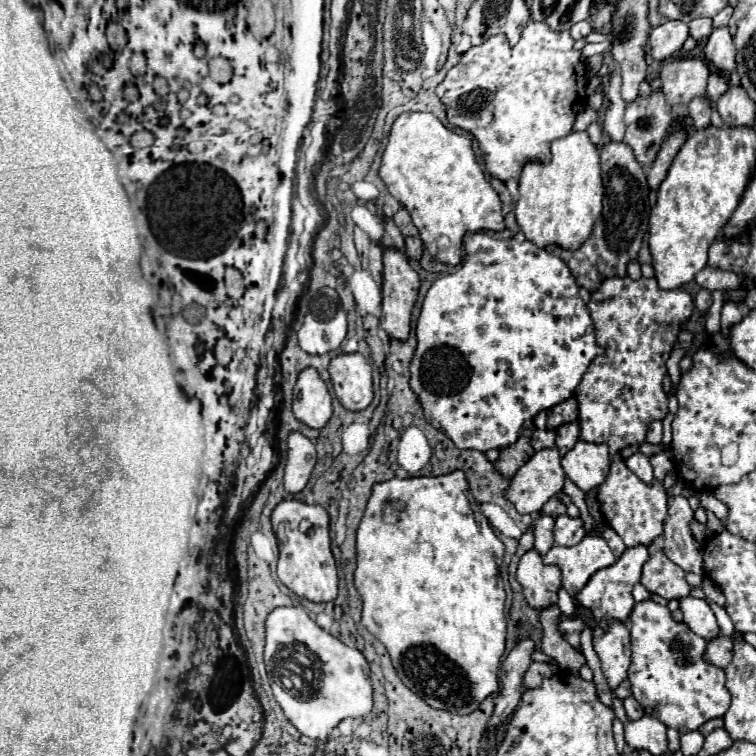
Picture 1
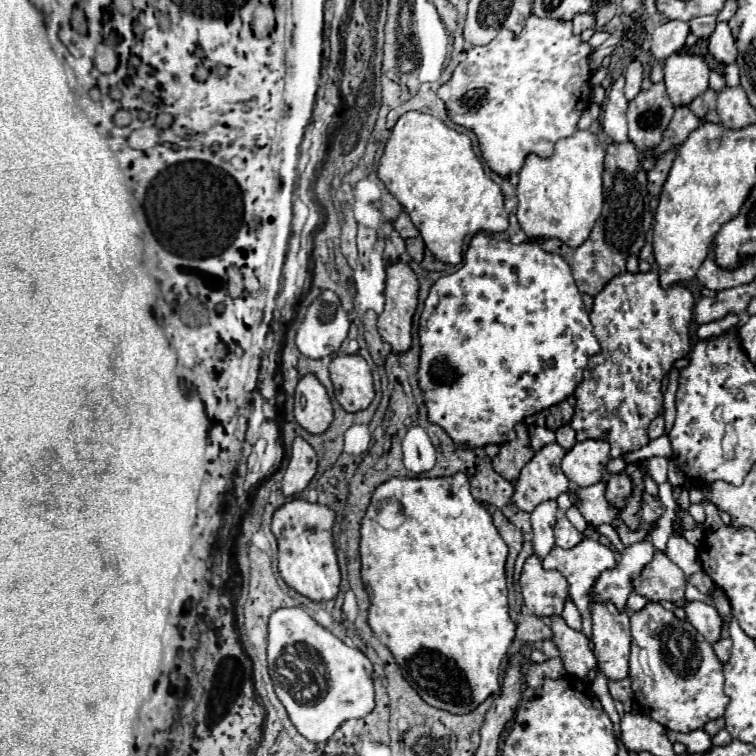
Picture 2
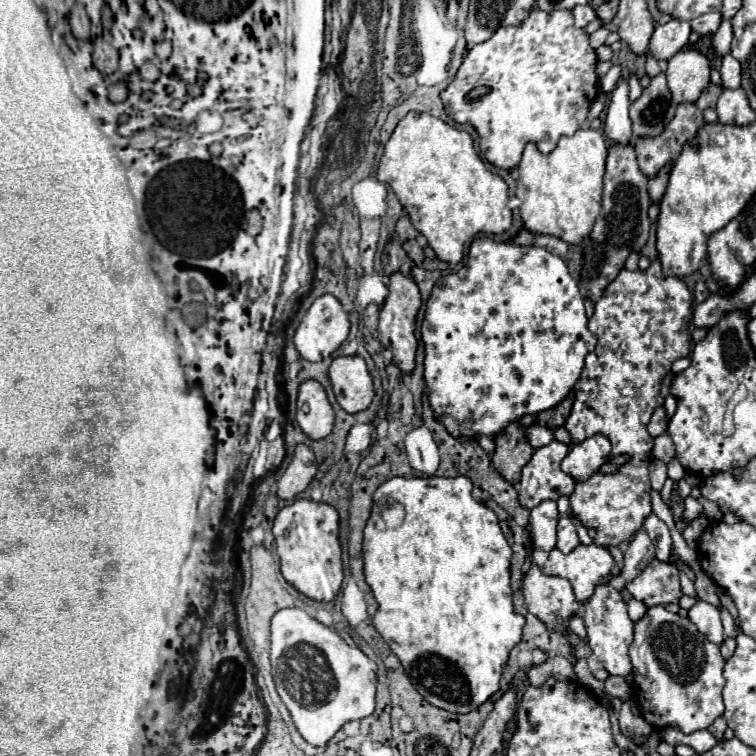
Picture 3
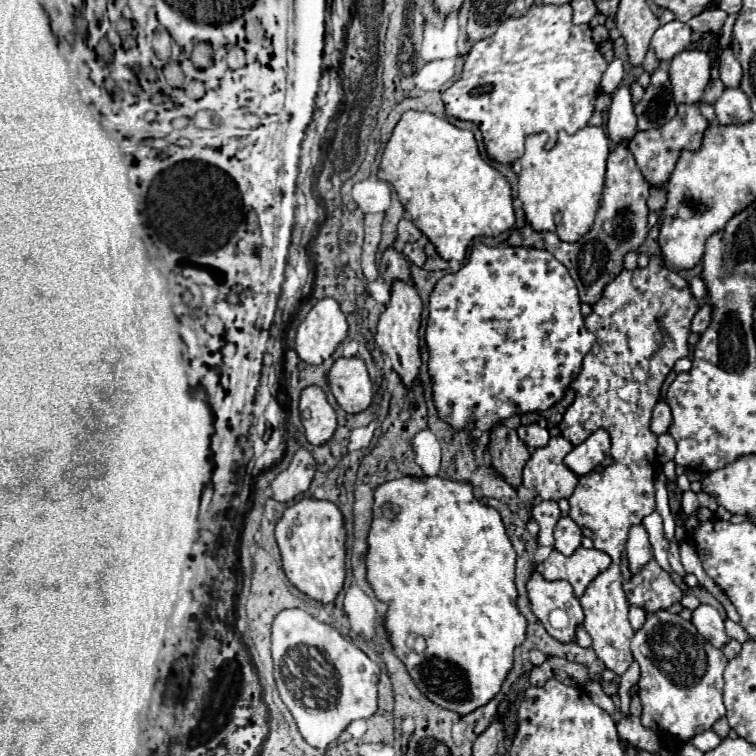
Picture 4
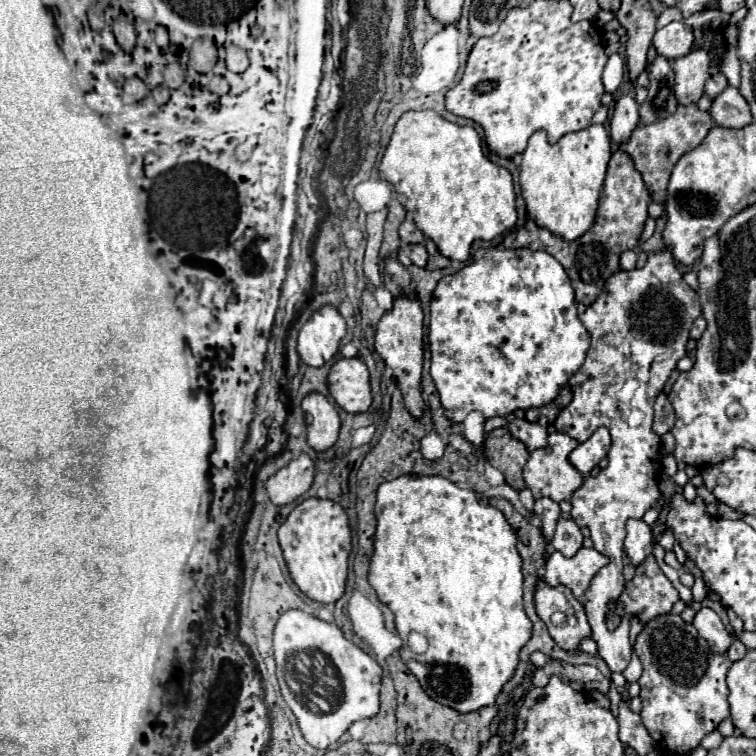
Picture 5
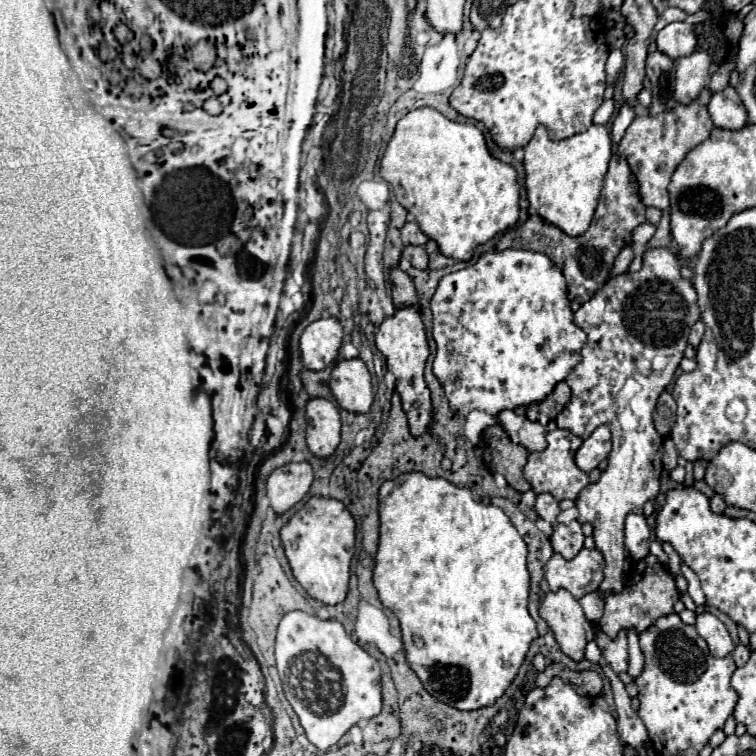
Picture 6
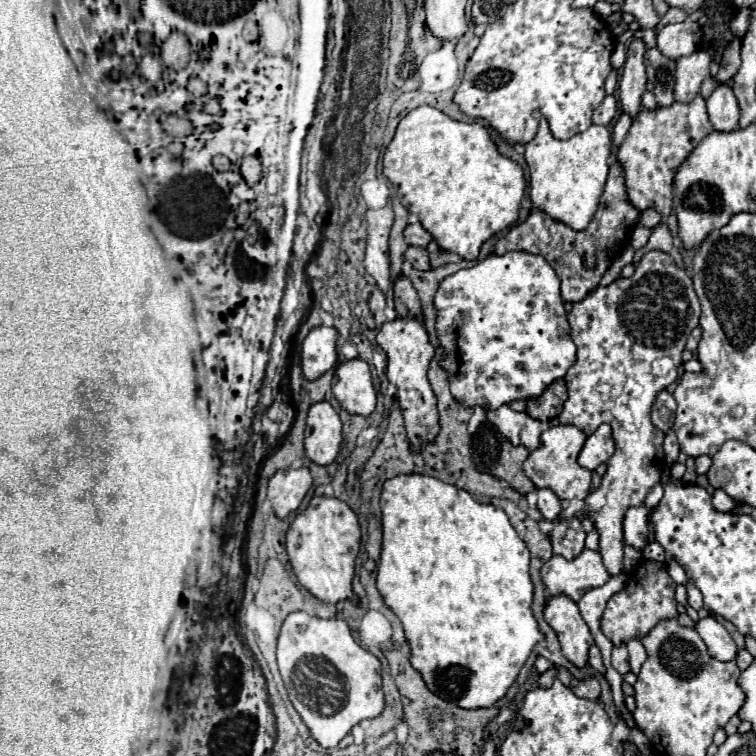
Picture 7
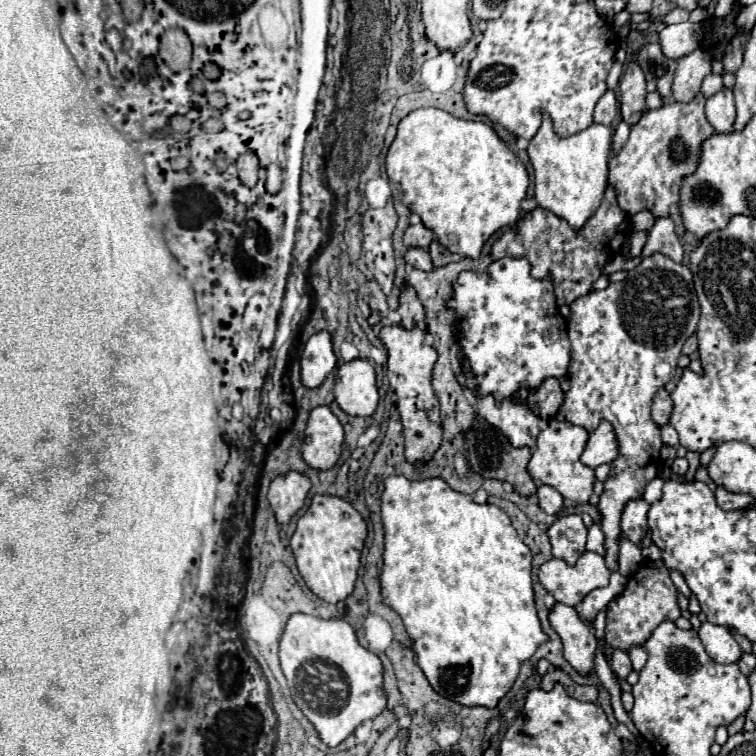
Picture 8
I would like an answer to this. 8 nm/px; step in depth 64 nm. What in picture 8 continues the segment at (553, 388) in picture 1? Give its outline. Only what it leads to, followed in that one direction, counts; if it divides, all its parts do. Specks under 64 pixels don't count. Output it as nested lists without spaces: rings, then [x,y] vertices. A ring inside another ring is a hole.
[[[500,258],[490,262],[482,272],[460,272],[456,284],[452,284],[452,296],[448,308],[454,310],[458,354],[470,364],[470,372],[464,374],[464,388],[476,398],[492,394],[496,404],[504,398],[512,398],[520,388],[536,390],[546,378],[566,376],[570,364],[570,340],[566,332],[566,320],[556,306],[554,284],[550,276],[536,280],[530,274],[528,258]]]

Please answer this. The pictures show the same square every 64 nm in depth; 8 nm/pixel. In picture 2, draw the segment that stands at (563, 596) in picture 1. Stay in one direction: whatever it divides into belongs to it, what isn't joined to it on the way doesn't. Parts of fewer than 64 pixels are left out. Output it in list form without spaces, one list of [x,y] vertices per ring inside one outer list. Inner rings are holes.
[[[566,598],[566,602],[564,602],[562,618],[566,620],[566,624],[568,624],[570,628],[574,628],[574,630],[578,630],[578,632],[582,630],[582,624],[580,624],[580,612],[578,612],[578,608],[572,604],[570,598]]]

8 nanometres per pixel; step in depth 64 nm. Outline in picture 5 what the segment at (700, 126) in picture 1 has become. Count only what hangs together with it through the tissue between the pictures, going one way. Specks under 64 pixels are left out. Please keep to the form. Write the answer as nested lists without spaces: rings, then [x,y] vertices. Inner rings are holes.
[[[716,74],[716,76],[712,76],[712,78],[708,80],[708,84],[706,84],[706,96],[708,96],[710,100],[714,100],[726,86],[728,86],[728,82],[726,82],[724,74]]]

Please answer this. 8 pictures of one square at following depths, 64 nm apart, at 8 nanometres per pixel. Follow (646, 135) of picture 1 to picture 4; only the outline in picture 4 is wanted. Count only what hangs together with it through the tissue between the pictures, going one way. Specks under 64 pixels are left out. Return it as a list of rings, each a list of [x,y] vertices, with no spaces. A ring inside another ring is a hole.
[[[658,68],[652,74],[652,82],[646,88],[642,100],[634,106],[638,118],[638,130],[652,130],[664,126],[676,114],[676,102],[672,98],[672,86],[666,68]]]

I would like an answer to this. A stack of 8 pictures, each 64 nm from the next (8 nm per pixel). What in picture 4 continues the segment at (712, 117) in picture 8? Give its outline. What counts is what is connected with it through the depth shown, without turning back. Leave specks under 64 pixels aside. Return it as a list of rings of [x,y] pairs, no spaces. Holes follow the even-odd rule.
[[[726,88],[714,104],[714,110],[720,124],[746,124],[754,118],[750,102],[740,88]]]

